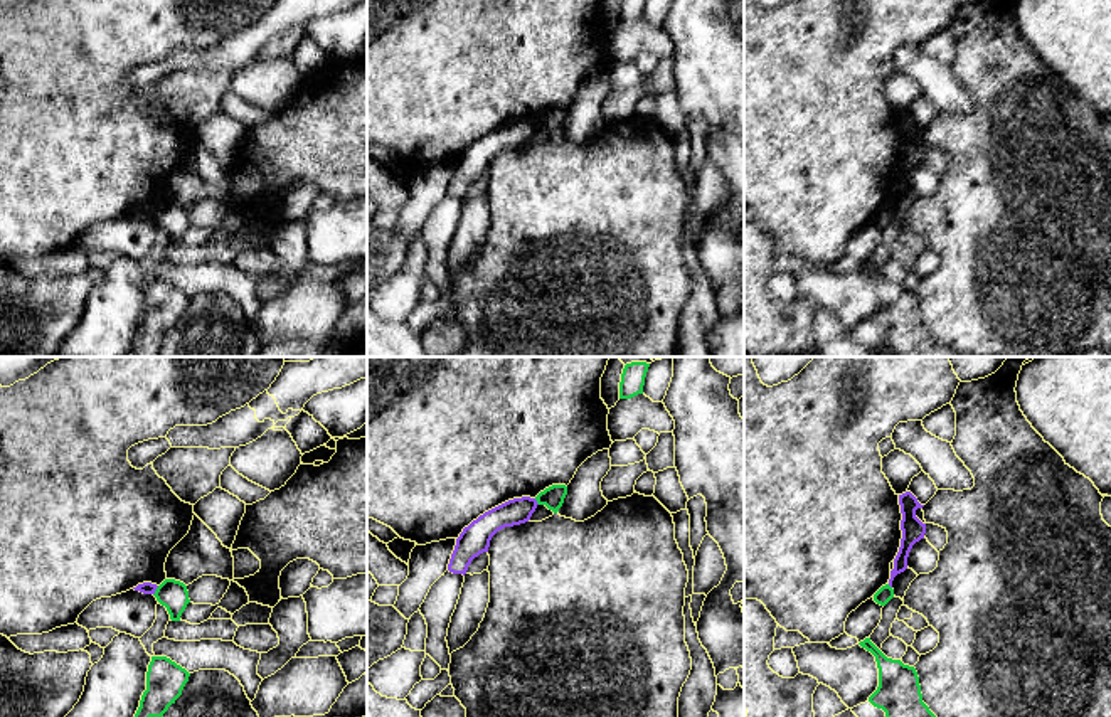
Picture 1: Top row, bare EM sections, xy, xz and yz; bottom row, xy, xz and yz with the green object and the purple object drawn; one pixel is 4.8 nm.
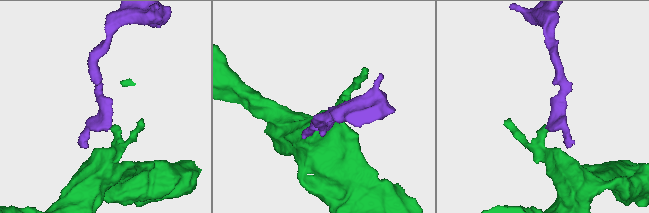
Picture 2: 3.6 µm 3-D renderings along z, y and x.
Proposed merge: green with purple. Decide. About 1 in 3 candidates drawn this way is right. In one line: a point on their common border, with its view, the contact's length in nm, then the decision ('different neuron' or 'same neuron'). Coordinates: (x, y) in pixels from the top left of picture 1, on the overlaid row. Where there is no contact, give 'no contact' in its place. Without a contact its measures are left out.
meets green in xy at (155, 591); contact 50 nm long; different neuron

